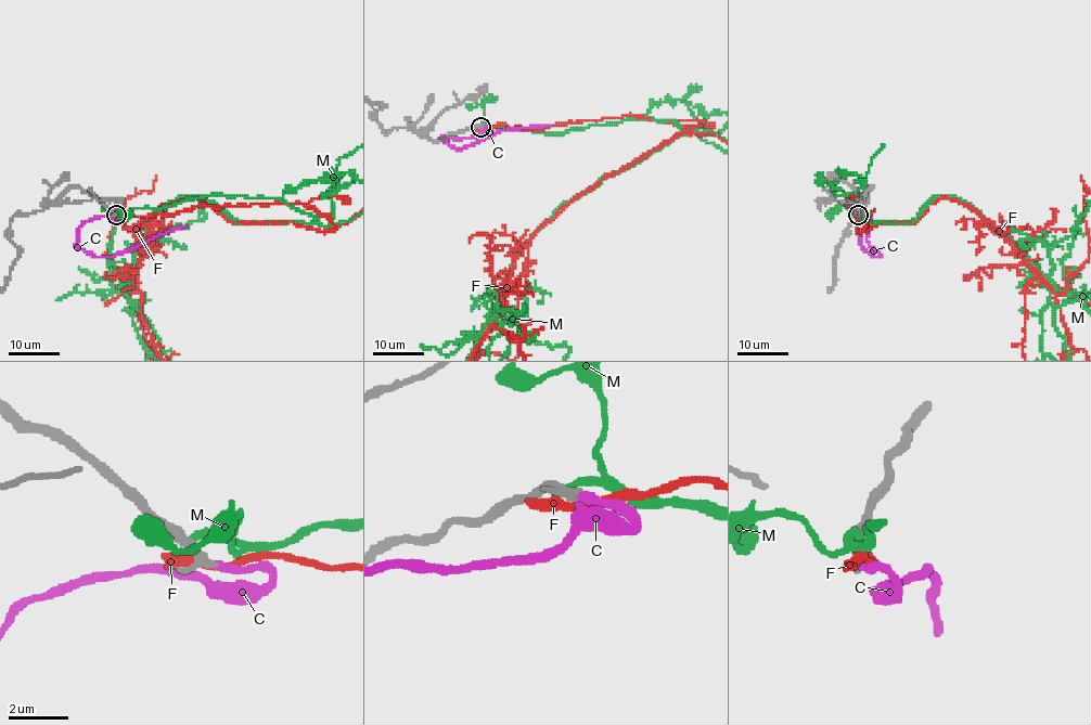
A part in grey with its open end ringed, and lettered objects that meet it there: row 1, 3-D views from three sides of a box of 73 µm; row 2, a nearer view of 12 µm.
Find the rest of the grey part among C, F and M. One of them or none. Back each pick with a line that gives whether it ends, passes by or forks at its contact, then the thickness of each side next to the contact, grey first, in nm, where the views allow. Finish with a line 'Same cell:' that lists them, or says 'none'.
C: it ends there; 320 nm thick on the grey side, 280 nm on the other
Same cell: C

